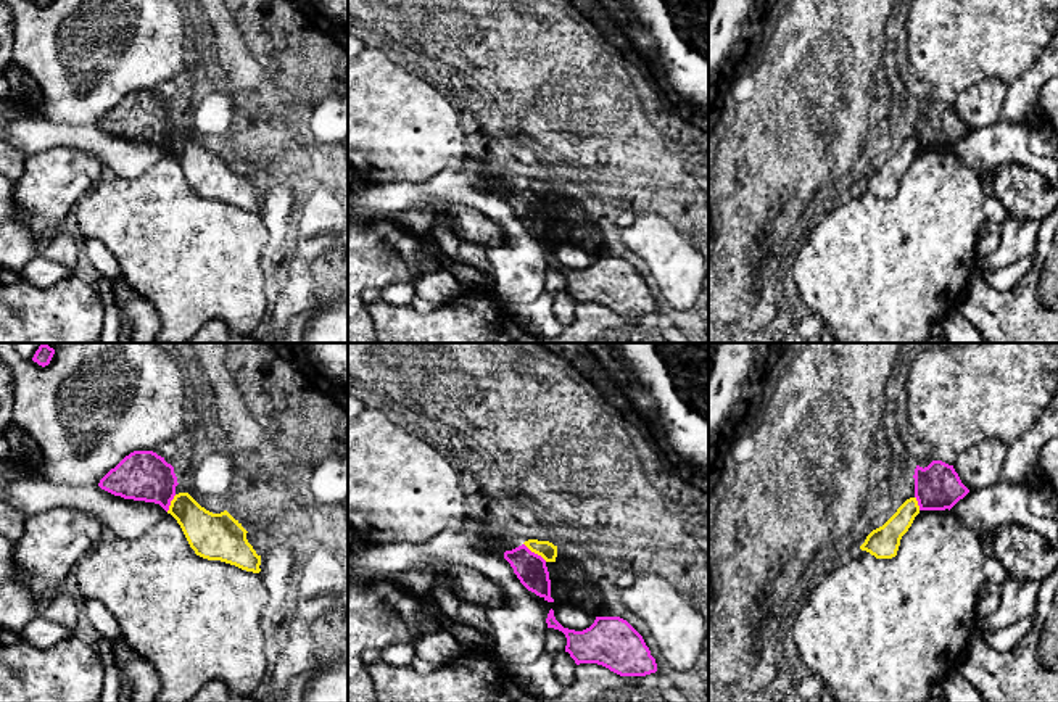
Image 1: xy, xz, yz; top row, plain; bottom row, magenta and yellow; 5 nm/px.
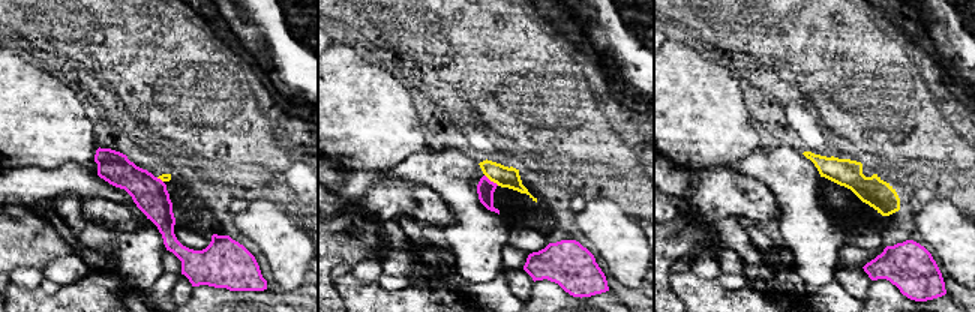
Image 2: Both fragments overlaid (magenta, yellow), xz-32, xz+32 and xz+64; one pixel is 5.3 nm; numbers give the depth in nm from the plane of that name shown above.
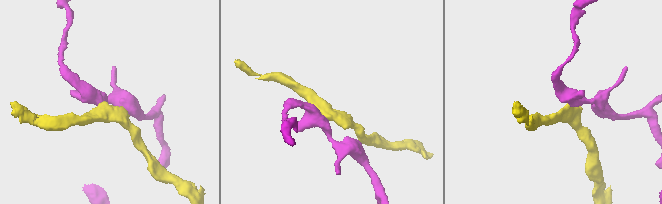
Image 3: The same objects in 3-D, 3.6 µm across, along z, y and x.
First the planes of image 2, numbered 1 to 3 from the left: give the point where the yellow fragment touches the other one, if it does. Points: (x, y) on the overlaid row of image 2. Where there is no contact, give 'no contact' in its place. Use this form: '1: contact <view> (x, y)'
1: contact xz-32 (159, 179)
2: contact xz+32 (492, 182)
3: no contact

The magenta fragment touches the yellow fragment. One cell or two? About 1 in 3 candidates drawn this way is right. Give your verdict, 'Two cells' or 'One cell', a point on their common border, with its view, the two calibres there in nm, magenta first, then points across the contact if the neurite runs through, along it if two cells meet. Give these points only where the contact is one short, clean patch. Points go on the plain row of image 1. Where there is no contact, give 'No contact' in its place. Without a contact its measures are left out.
Two cells. Touches magenta at xz (533, 192). Thickness 160 nm (magenta) against 90 nm. Boundary: xz (524, 182), (546, 200)

